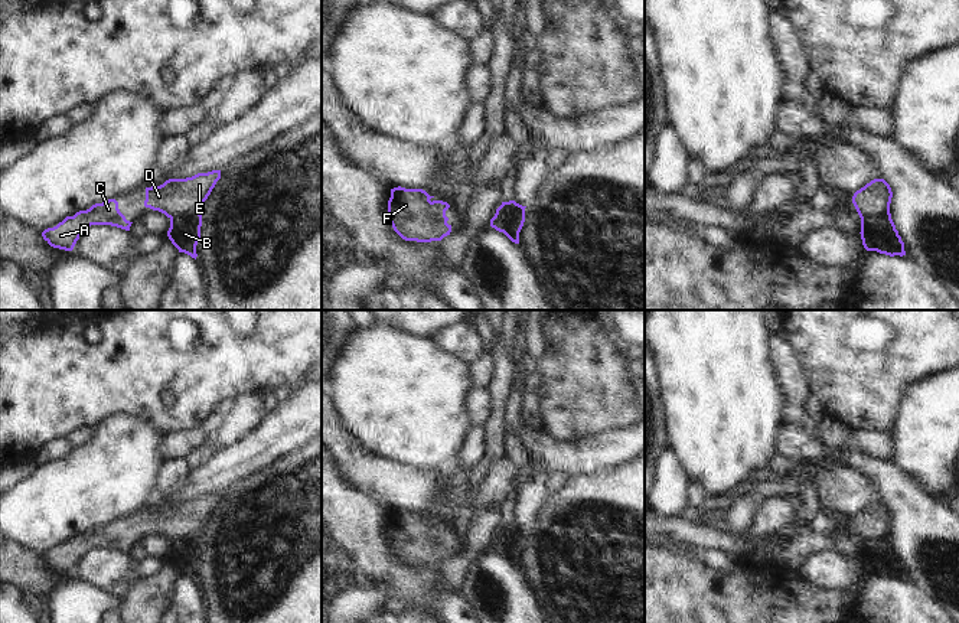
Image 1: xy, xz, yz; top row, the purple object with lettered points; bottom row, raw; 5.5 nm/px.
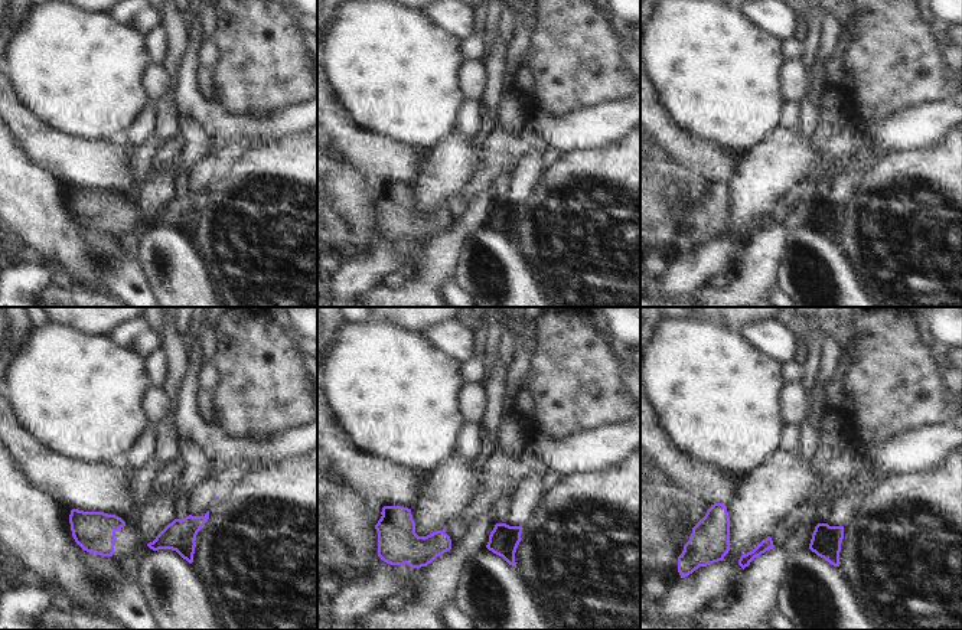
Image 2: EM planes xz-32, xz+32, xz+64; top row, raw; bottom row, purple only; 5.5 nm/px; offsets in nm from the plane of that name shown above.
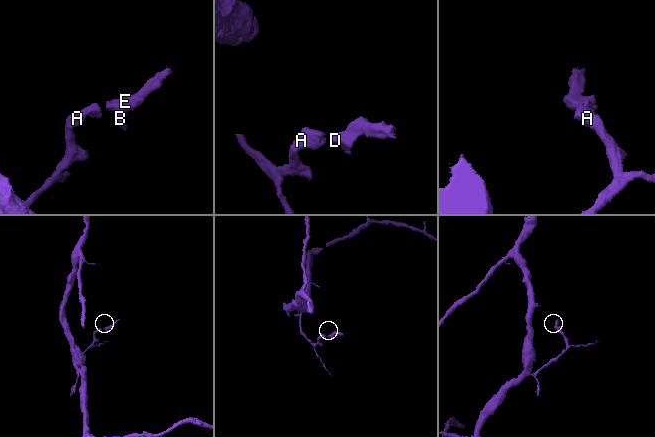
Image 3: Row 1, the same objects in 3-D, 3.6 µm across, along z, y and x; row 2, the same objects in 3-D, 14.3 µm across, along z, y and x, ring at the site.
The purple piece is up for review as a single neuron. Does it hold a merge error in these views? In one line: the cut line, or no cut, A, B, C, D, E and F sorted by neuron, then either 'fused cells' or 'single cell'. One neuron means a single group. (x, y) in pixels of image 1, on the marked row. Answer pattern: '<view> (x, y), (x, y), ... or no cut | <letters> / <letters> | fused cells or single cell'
xz (524, 206), (511, 212), (498, 212), (491, 225) | A C D E F / B | fused cells

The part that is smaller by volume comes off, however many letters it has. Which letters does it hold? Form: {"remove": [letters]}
{"remove": ["B"]}

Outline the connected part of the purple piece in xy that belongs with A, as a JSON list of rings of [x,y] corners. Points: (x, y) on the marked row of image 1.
[[[115,199],[95,203],[87,211],[79,211],[74,216],[66,216],[53,228],[42,232],[43,239],[53,248],[72,251],[79,237],[91,225],[111,225],[130,231],[133,222],[127,221],[118,209]]]

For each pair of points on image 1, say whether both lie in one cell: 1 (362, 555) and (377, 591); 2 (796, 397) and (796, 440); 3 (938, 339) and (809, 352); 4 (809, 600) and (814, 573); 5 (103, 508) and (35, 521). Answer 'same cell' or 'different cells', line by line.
1: different cells
2: same cell
3: same cell
4: different cells
5: same cell

